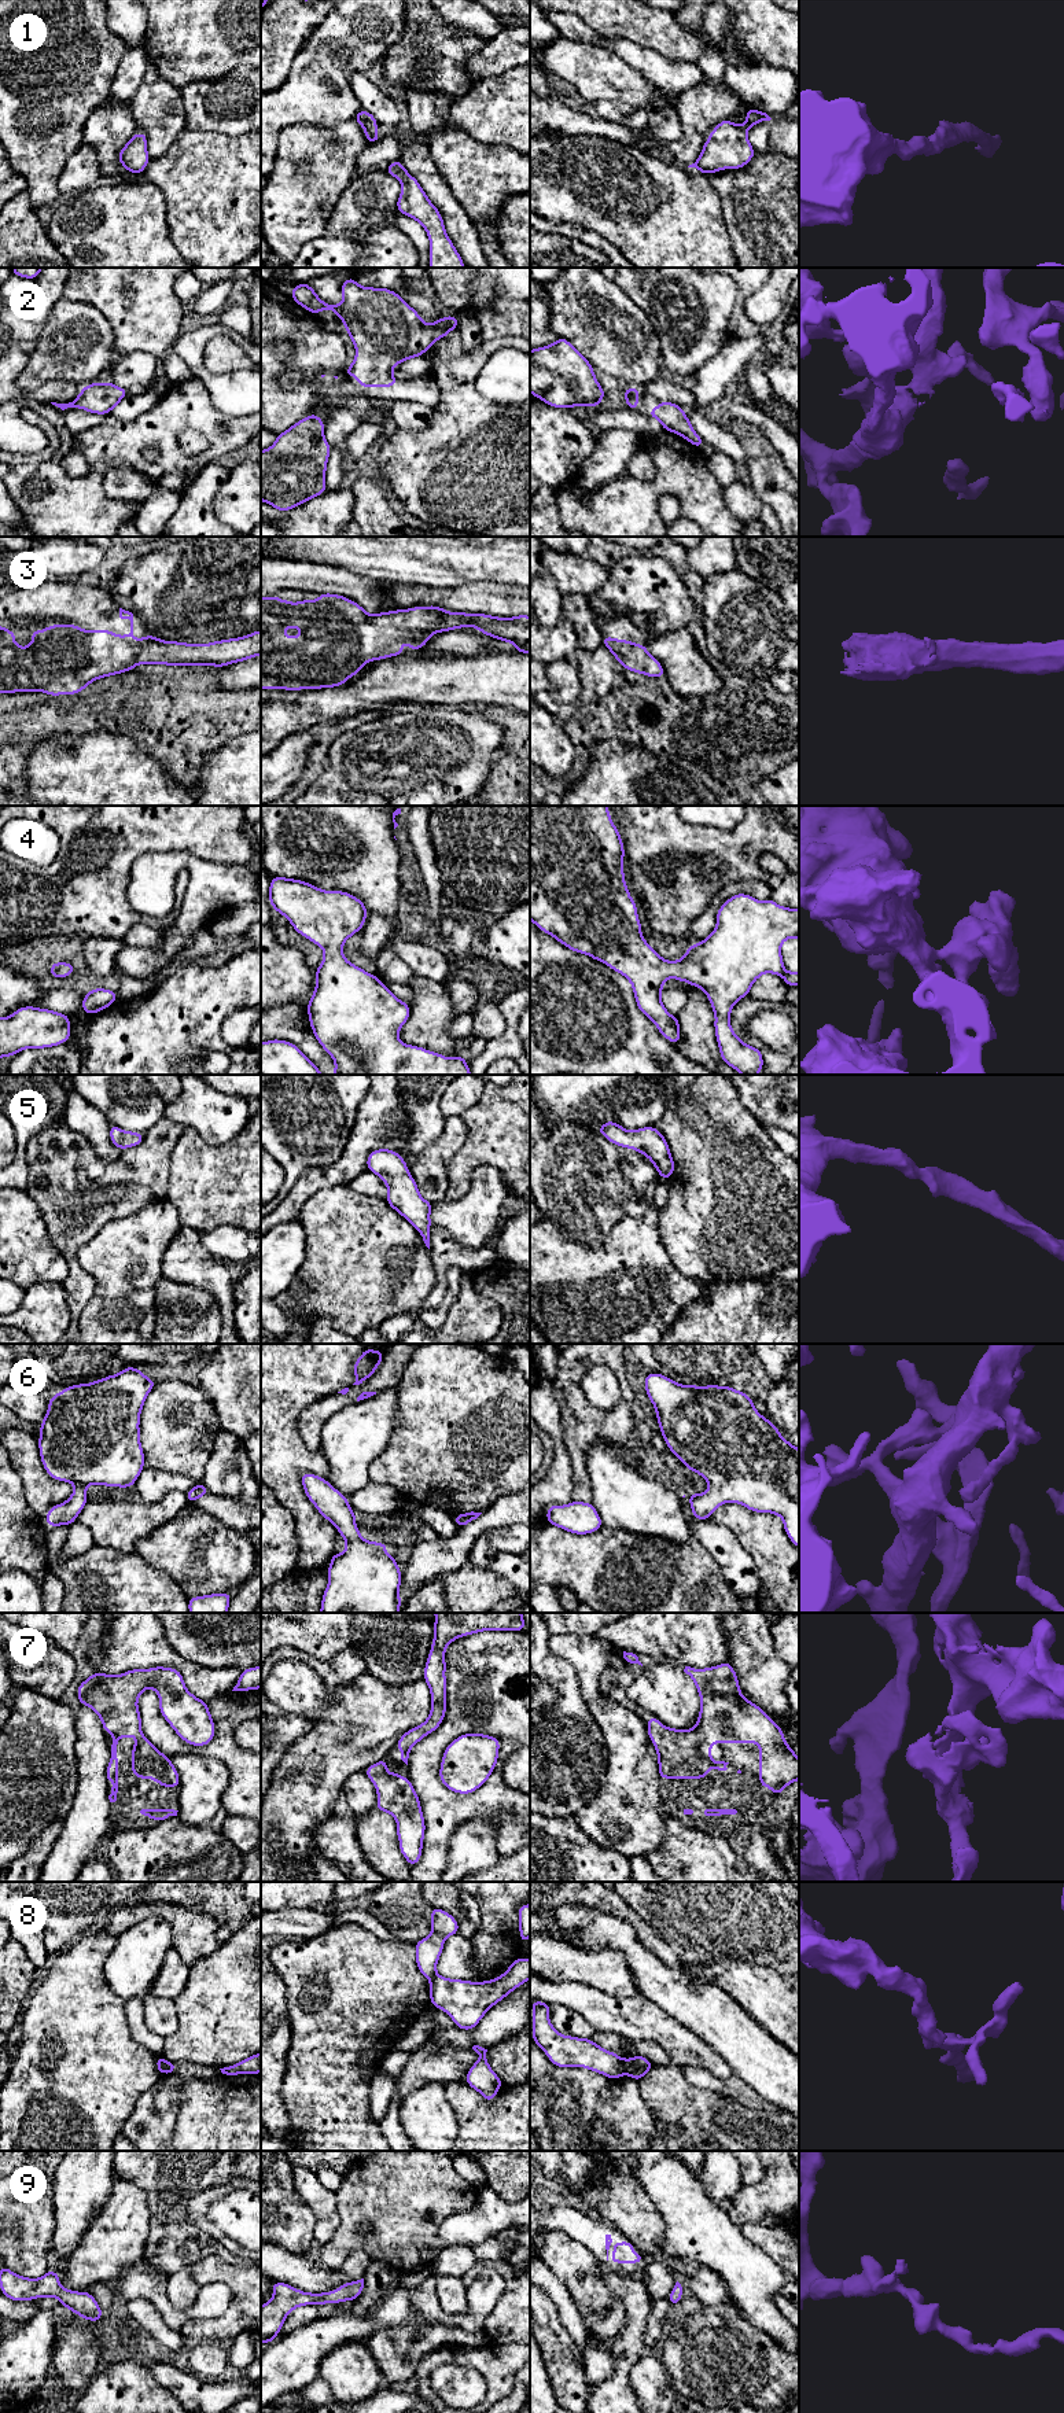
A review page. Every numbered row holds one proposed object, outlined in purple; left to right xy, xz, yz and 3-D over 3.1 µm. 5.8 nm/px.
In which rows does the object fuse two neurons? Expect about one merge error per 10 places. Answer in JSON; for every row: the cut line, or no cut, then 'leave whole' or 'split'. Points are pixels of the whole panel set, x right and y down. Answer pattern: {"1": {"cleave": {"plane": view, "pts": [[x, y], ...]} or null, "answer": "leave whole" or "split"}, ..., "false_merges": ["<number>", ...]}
{"1": {"cleave": null, "answer": "leave whole"}, "2": {"cleave": null, "answer": "leave whole"}, "3": {"cleave": null, "answer": "leave whole"}, "4": {"cleave": null, "answer": "leave whole"}, "5": {"cleave": null, "answer": "leave whole"}, "6": {"cleave": null, "answer": "leave whole"}, "7": {"cleave": null, "answer": "leave whole"}, "8": {"cleave": {"plane": "xy", "pts": [[165, 2060], [164, 2073]]}, "answer": "split"}, "9": {"cleave": null, "answer": "leave whole"}, "false_merges": ["8"]}

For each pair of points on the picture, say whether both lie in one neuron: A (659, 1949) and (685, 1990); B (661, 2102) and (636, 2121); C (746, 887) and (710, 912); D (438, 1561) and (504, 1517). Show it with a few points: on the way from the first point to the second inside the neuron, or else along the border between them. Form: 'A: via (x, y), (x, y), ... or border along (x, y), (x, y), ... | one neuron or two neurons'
A: border along (644, 1948), (650, 1949), (666, 1964), (680, 1967) | two neurons
B: border along (637, 2081), (640, 2096), (652, 2118), (655, 2136) | two neurons
C: via (736, 887), (729, 890), (717, 902) | one neuron
D: via (453, 1553), (488, 1521) | one neuron

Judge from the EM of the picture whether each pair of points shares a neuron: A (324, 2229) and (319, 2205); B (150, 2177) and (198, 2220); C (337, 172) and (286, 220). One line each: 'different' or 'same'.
A: same
B: different
C: same

